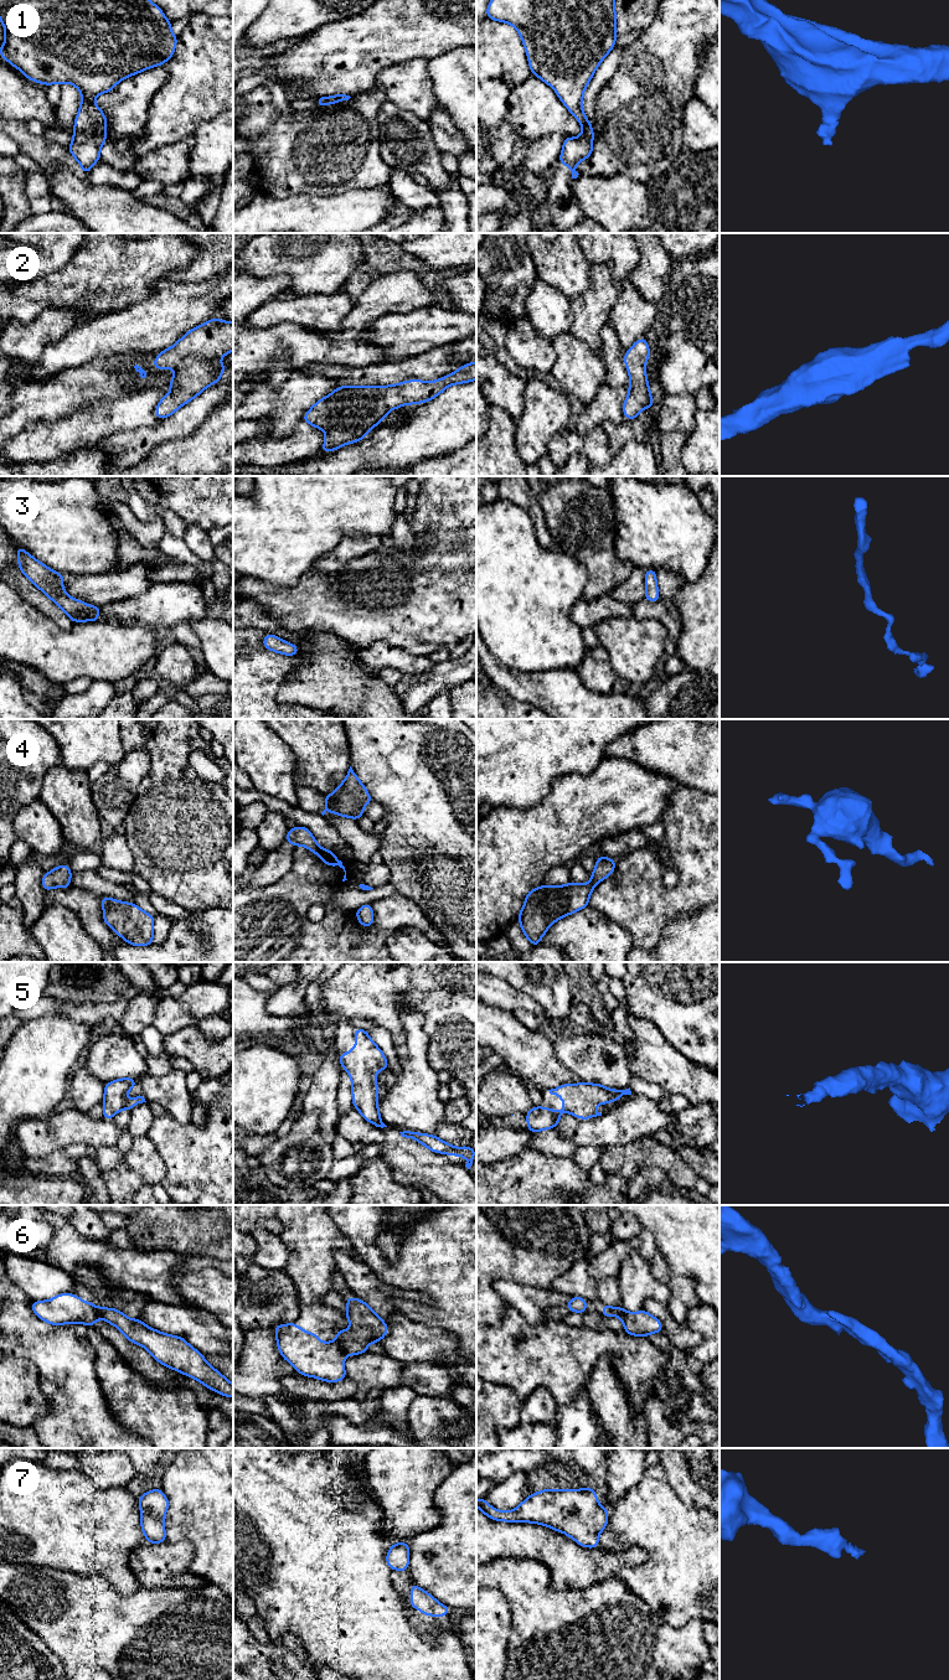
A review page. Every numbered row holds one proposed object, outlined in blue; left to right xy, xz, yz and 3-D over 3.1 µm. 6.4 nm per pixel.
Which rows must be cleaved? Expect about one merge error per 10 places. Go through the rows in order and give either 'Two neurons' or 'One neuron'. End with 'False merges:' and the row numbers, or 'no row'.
1: One neuron
2: One neuron
3: One neuron
4: One neuron
5: One neuron
6: Two neurons
7: One neuron
False merges: 6

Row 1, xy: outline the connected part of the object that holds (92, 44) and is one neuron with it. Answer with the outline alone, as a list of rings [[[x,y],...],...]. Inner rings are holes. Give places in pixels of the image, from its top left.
[[[0,0],[0,21],[5,27],[5,42],[0,47],[0,56],[15,68],[20,69],[30,81],[51,86],[58,83],[61,87],[72,83],[81,92],[81,107],[74,119],[73,140],[68,145],[72,156],[79,162],[84,175],[89,172],[92,166],[100,160],[100,148],[108,139],[105,135],[107,118],[103,110],[93,103],[93,99],[102,93],[110,92],[122,79],[140,73],[148,68],[163,66],[174,56],[177,36],[171,31],[171,21],[169,21],[163,10],[150,0]]]

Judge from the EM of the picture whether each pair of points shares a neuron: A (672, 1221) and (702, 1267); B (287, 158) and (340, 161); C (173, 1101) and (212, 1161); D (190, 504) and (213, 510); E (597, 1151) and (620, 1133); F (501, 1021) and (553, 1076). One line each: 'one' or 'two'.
A: one
B: one
C: two
D: one
E: two
F: one

